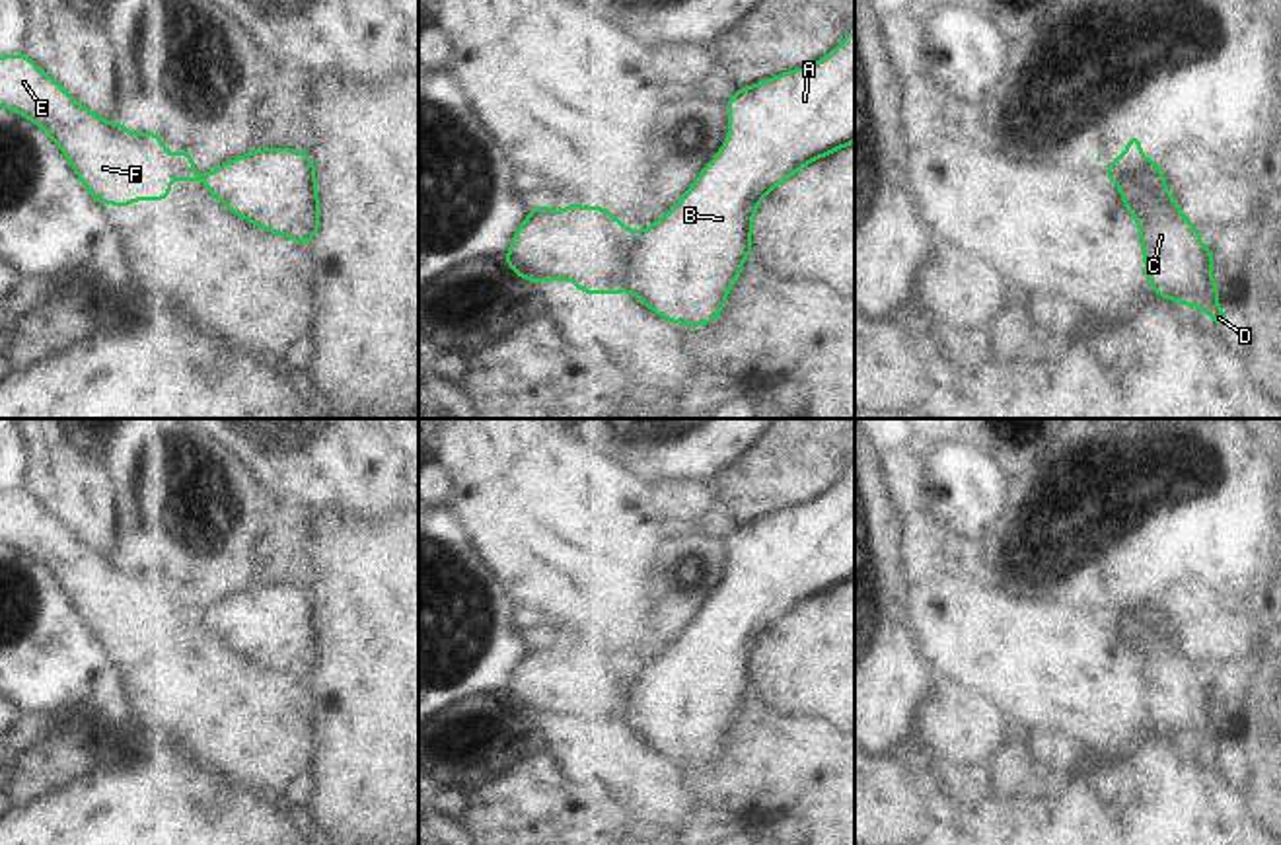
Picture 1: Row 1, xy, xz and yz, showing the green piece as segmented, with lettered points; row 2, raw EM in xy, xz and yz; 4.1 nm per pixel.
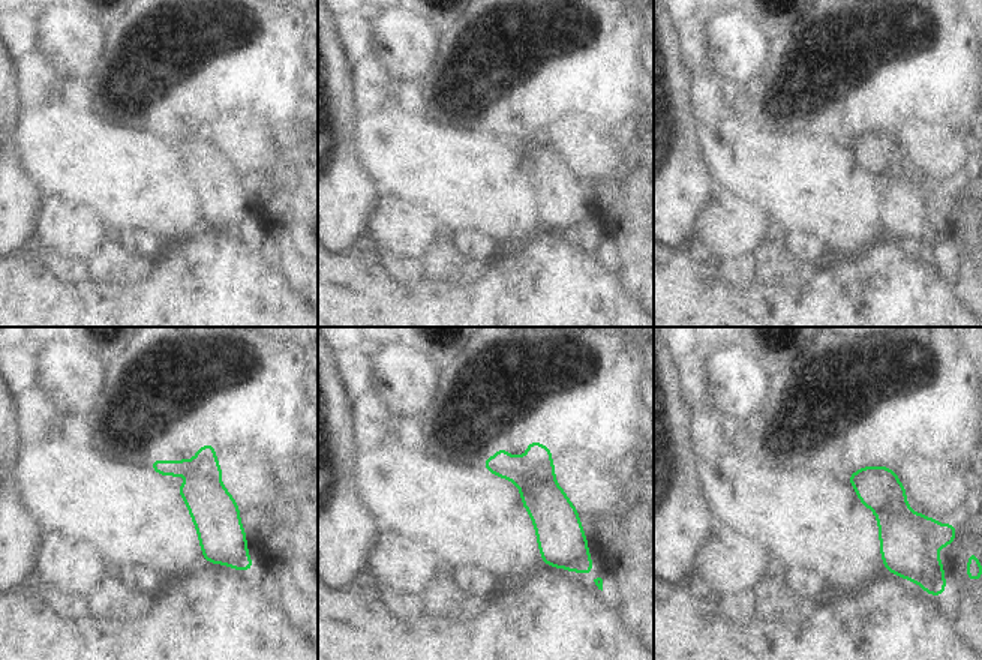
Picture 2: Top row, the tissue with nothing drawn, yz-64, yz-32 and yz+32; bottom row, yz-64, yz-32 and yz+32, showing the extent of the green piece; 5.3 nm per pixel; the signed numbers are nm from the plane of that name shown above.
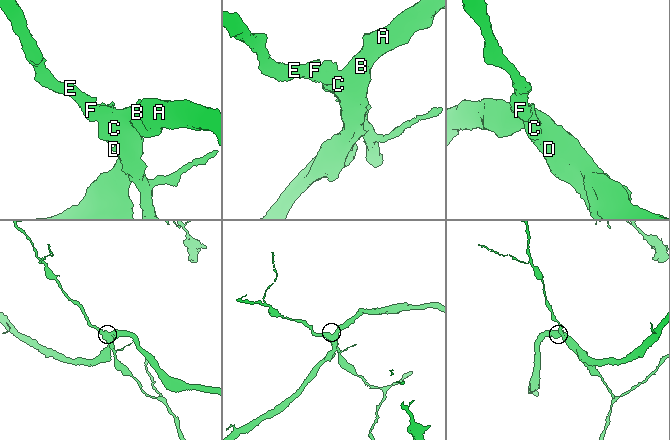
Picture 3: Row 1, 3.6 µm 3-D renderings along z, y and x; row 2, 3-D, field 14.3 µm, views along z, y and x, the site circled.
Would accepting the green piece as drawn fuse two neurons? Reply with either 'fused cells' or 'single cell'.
fused cells

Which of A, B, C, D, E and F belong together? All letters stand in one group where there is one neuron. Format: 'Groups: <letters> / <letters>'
Groups: A B / C D E F.

